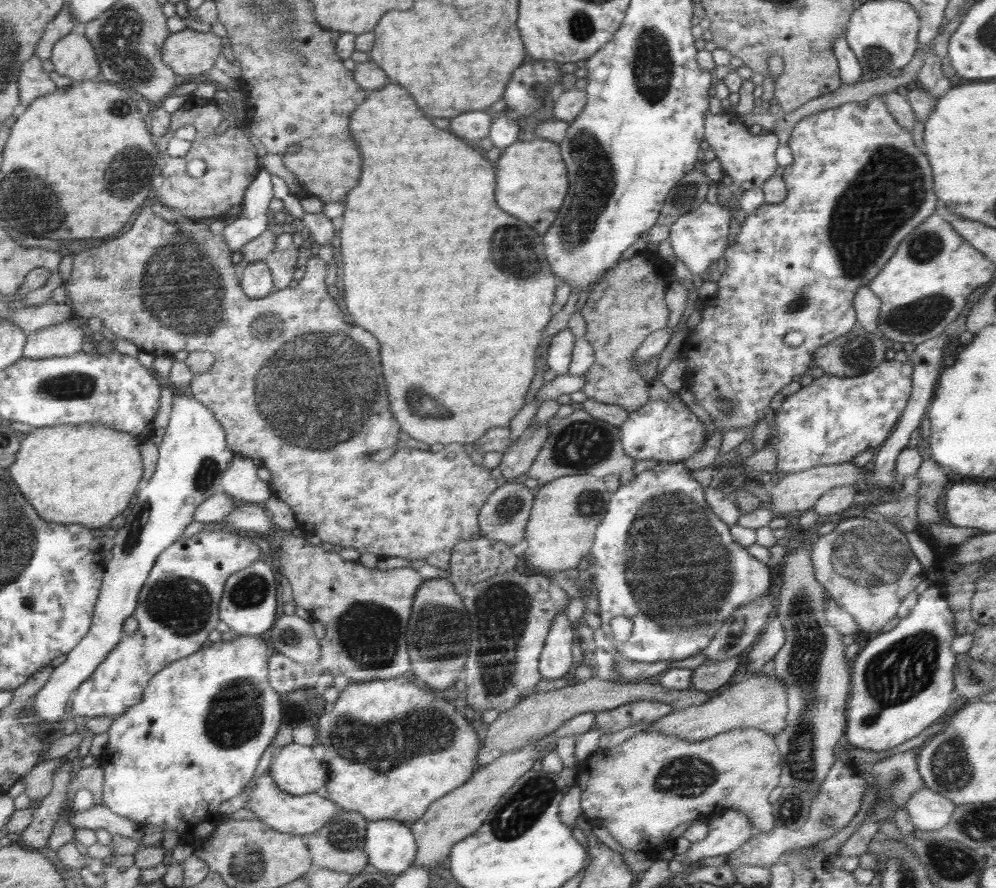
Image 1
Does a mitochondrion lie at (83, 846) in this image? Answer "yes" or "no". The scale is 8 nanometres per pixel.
no

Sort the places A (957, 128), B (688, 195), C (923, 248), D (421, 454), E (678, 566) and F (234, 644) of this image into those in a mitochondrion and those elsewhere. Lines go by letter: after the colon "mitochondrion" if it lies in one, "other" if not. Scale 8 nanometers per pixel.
A: other
B: mitochondrion
C: mitochondrion
D: other
E: mitochondrion
F: other

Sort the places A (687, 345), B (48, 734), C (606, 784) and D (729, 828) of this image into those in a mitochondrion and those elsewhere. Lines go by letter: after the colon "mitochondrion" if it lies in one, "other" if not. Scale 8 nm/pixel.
A: other
B: other
C: other
D: other

